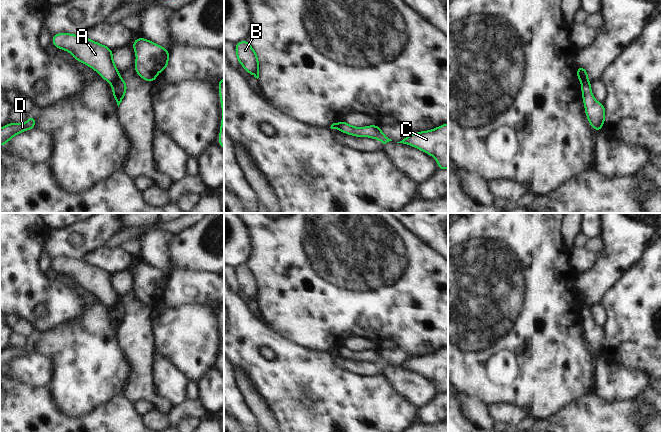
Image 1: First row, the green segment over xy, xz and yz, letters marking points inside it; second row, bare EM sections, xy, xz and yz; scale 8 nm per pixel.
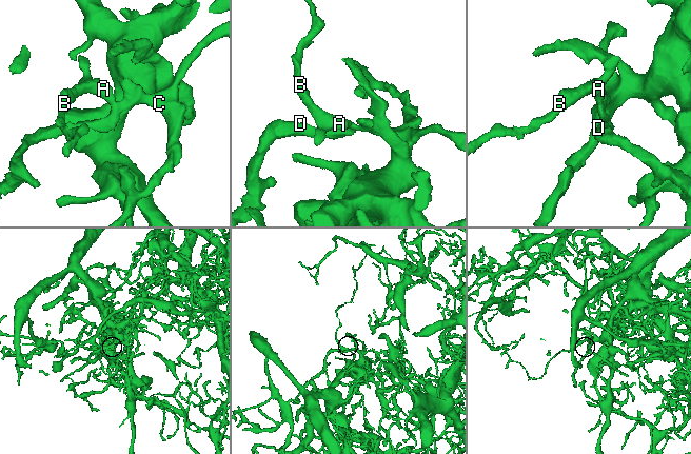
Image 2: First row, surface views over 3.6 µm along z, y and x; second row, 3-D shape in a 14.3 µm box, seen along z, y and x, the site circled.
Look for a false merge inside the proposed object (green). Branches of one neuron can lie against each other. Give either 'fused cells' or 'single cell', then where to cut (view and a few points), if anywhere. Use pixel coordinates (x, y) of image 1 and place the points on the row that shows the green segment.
fused cells; cut in xy along (119, 76), (112, 85)

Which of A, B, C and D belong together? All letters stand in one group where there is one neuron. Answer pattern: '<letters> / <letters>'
A B / C D

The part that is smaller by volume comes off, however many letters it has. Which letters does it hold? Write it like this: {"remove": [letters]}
{"remove": ["A", "B"]}

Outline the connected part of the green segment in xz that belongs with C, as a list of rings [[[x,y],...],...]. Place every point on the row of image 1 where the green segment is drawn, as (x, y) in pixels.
[[[448,123],[428,131],[411,133],[397,143],[418,148],[434,157],[438,170],[448,169]]]

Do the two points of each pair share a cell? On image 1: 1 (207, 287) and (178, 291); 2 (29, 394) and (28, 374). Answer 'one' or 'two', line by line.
1: one
2: two

